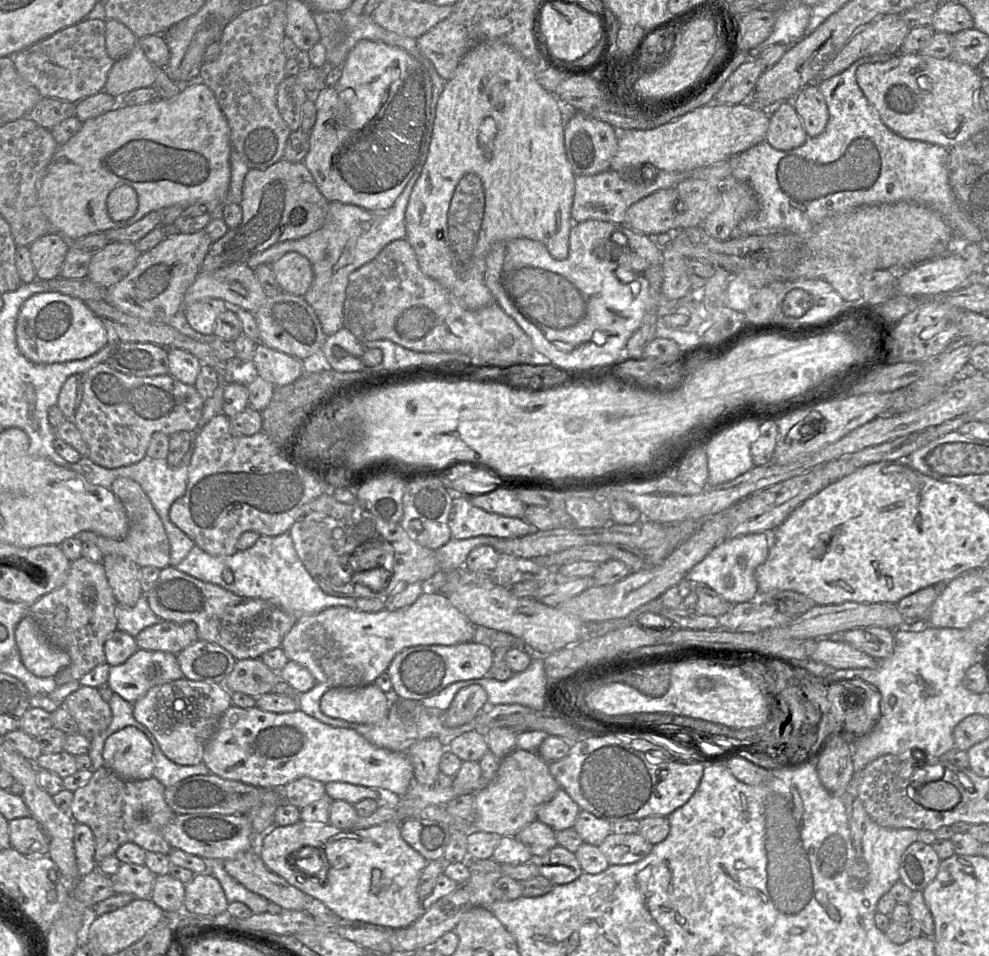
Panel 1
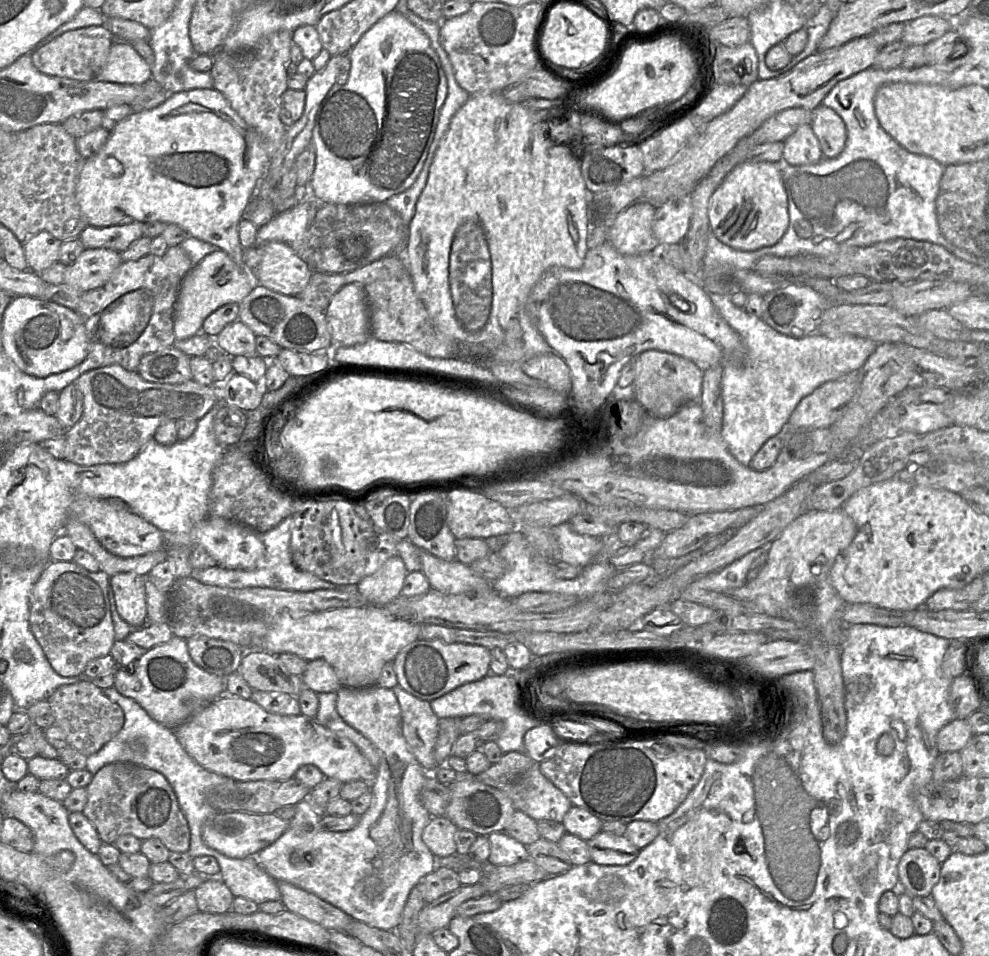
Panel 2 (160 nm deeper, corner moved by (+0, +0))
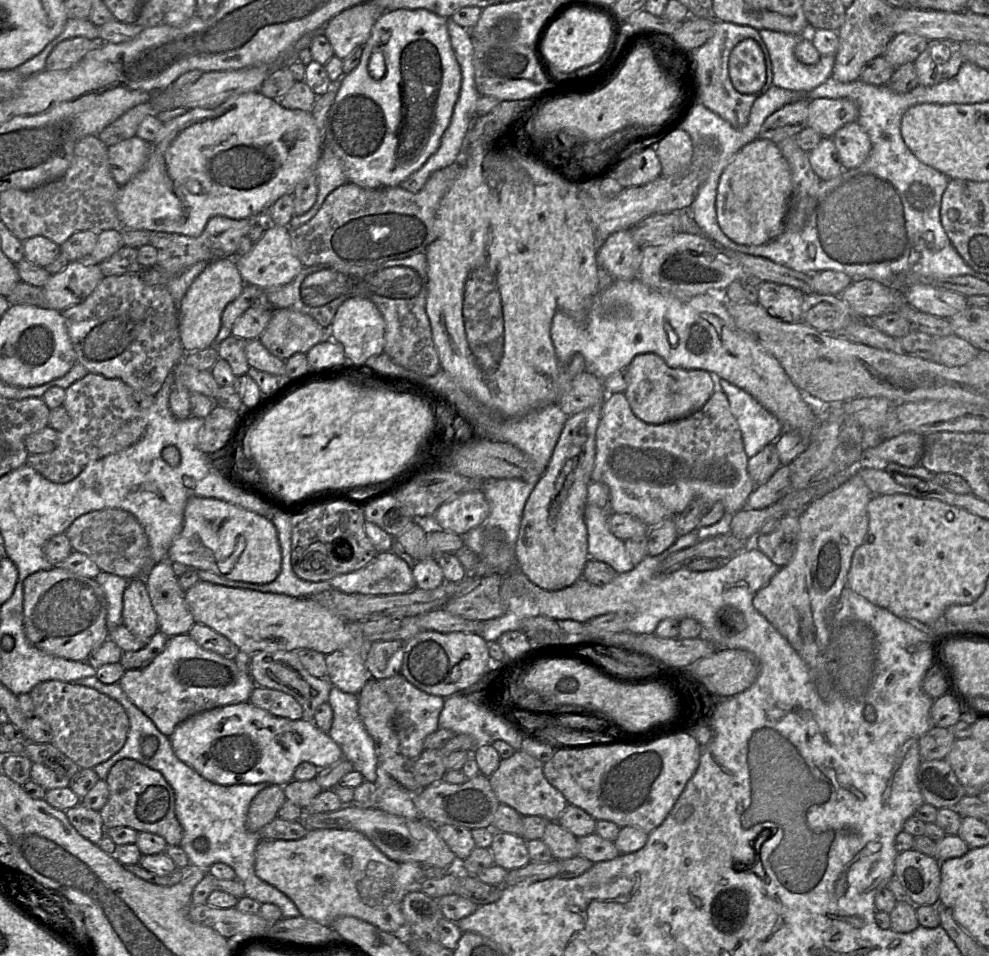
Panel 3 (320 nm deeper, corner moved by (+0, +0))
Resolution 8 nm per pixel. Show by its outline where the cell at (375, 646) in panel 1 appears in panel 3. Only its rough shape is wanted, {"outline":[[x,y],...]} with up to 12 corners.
{"outline":[[199,580],[195,623],[249,655],[374,643],[310,598]]}

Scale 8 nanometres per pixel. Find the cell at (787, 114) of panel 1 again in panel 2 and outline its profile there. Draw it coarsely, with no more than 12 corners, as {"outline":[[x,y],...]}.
{"outline":[[811,124],[784,141],[783,162],[818,163],[823,152]]}

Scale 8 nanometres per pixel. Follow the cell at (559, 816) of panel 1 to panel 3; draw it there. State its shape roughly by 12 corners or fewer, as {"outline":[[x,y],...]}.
{"outline":[[524,751],[490,776],[500,804],[557,822],[569,805]]}

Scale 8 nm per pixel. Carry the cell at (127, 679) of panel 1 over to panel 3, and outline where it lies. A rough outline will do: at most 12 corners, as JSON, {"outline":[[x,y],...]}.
{"outline":[[188,634],[118,684],[168,737],[257,686]]}

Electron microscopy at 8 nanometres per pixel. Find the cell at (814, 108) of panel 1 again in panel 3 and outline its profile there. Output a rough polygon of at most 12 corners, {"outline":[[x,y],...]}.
{"outline":[[857,121],[832,139],[844,169],[859,166],[871,151]]}

